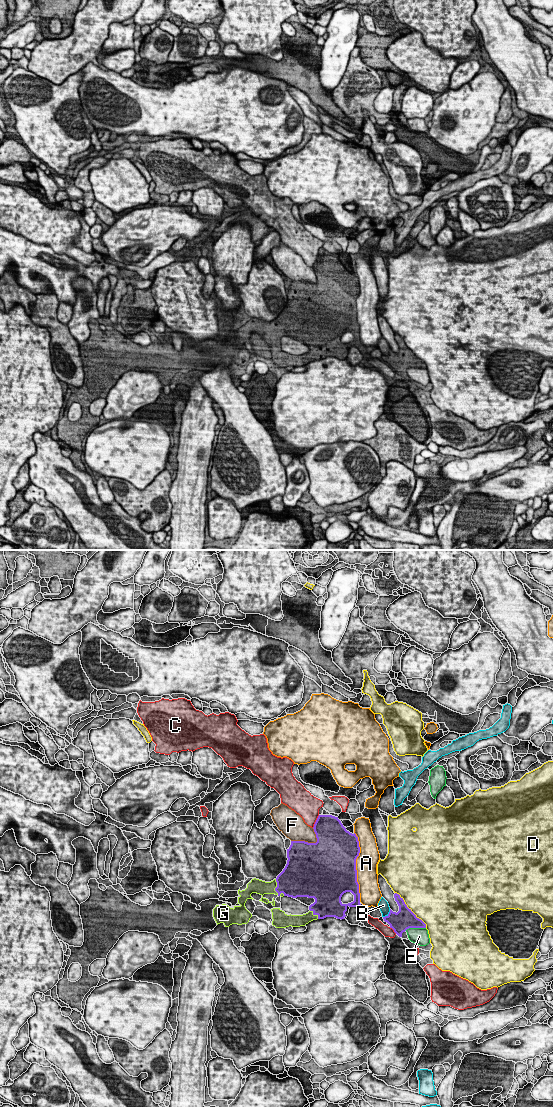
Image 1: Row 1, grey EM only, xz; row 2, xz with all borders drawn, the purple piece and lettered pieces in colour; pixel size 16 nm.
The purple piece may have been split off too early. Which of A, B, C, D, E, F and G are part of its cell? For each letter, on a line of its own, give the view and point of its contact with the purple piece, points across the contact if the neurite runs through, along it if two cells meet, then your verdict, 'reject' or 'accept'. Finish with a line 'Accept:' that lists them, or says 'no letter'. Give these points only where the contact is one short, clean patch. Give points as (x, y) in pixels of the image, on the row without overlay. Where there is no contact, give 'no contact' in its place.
A: meets purple in xz at (355, 307); reject
B: meets purple in xz at (388, 354); reject
C: meets purple in xz at (316, 261); reject
D: meets purple in xz at (410, 350); reject
E: meets purple in xz at (415, 367); reject
F: meets purple in xz at (305, 282); reject
G: meets purple in xz at (275, 329); accept
Accept: G

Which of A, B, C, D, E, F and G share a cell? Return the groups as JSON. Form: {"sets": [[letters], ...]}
{"sets": [["A"], ["B"], ["C"], ["D"], ["E"], ["F"], ["G"]]}

